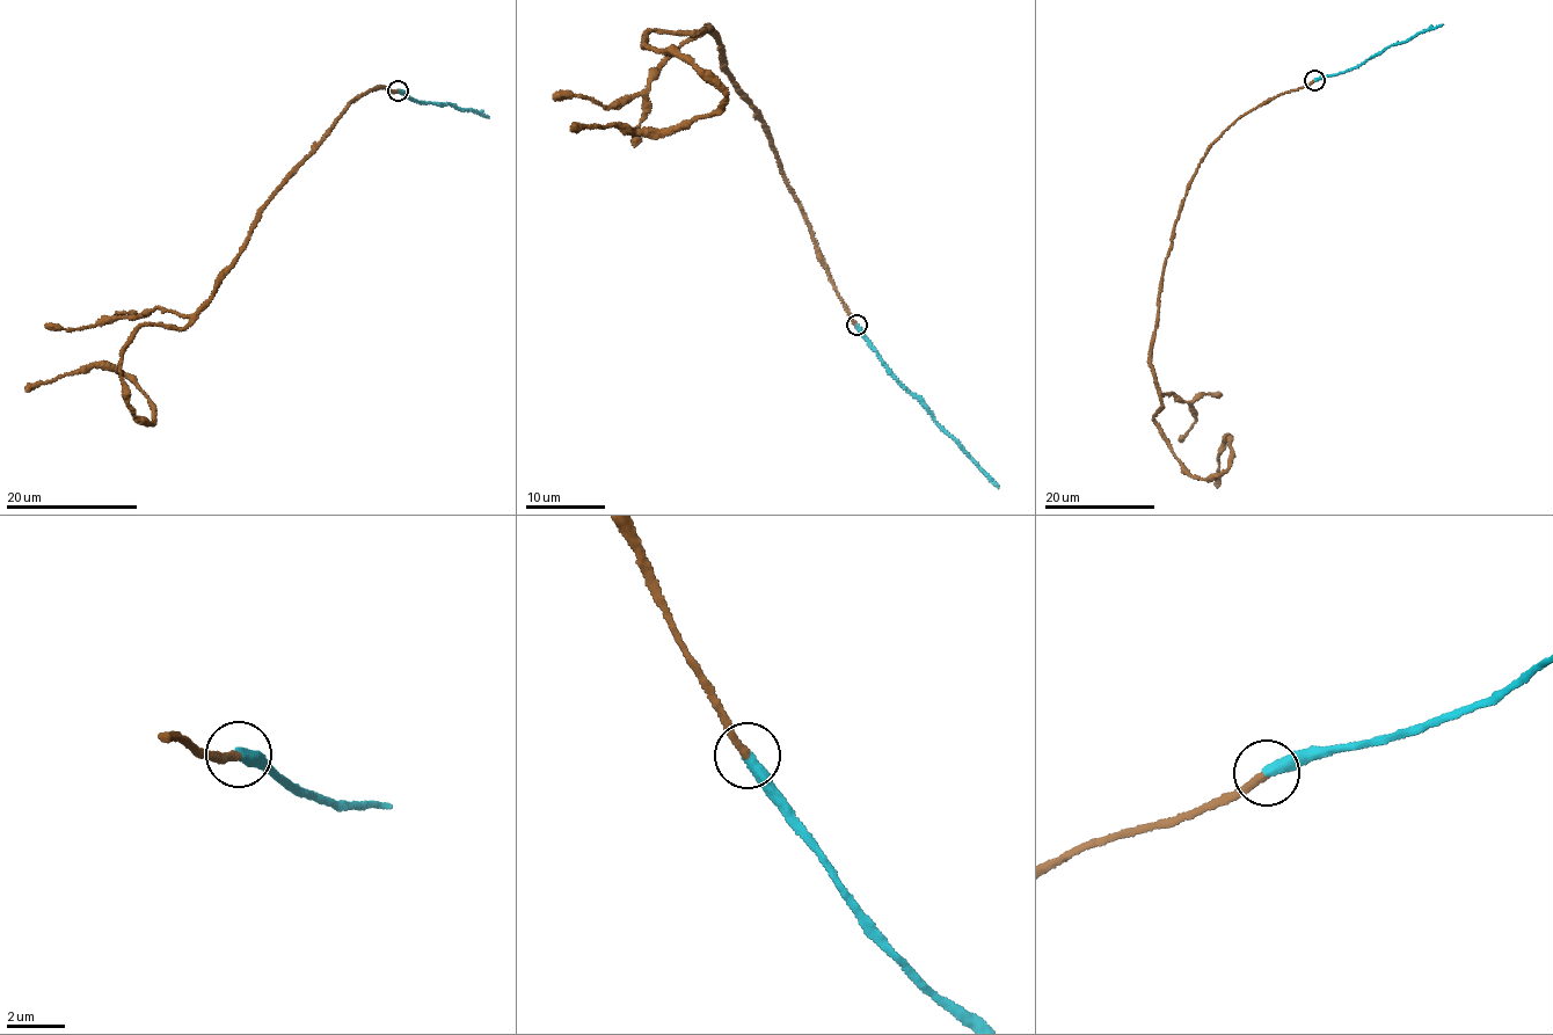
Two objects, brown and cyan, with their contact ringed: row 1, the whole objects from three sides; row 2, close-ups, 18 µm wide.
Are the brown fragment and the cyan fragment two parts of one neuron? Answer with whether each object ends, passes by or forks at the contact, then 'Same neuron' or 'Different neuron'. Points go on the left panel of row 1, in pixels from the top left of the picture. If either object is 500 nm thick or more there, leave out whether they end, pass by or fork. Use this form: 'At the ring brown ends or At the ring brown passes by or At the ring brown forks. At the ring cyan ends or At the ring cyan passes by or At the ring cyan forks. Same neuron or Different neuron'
At the ring brown ends. At the ring cyan ends. Same neuron

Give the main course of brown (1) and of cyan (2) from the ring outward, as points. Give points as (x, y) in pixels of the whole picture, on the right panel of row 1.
1: (1314, 80), (1207, 151), (1165, 269), (1153, 417), (1193, 475), (1226, 468), (1229, 438), (1217, 488)
2: (1314, 80), (1357, 67), (1390, 45), (1443, 24)

